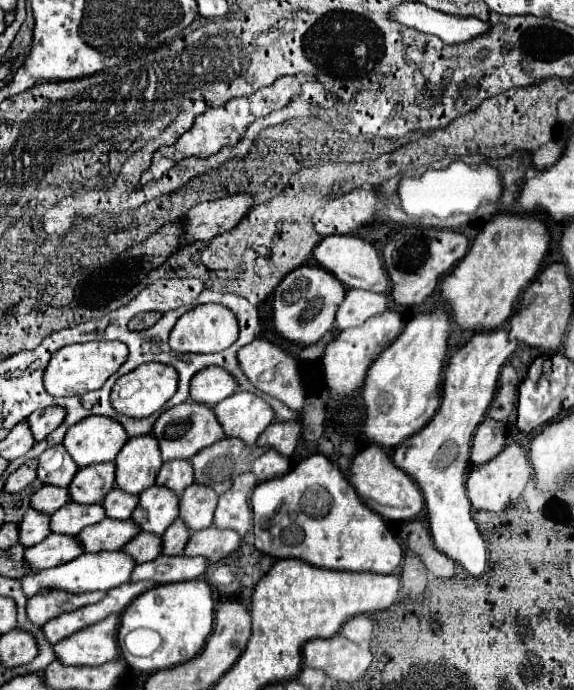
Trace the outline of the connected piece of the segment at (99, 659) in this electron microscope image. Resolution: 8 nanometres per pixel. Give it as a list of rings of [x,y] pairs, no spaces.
[[[110,614],[104,622],[78,630],[70,638],[64,638],[54,646],[60,662],[68,666],[100,666],[118,658],[118,620],[120,616]]]

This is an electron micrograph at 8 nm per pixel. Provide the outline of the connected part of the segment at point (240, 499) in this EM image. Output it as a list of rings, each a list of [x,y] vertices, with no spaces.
[[[252,472],[240,474],[232,488],[218,498],[218,508],[214,514],[214,524],[220,528],[232,528],[238,534],[246,534],[252,528],[252,510],[248,498],[258,484]]]

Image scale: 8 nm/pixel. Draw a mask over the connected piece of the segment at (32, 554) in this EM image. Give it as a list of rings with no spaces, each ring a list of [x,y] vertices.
[[[52,532],[40,544],[26,548],[26,562],[30,564],[32,572],[38,572],[38,570],[46,570],[46,568],[54,568],[64,562],[70,562],[82,552],[84,548],[80,546],[78,536]]]

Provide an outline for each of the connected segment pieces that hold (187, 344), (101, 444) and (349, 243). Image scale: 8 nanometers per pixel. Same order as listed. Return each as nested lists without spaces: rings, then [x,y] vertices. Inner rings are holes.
[[[202,304],[180,316],[176,322],[172,334],[170,334],[170,346],[174,352],[192,352],[192,354],[210,354],[210,352],[222,352],[228,346],[232,346],[238,340],[238,320],[232,310],[228,310],[222,304]]]
[[[88,416],[68,430],[64,448],[74,462],[84,468],[98,462],[112,462],[126,440],[126,428],[114,418]]]
[[[328,236],[324,238],[316,250],[314,250],[314,260],[334,274],[346,288],[362,288],[362,290],[372,290],[380,294],[390,292],[390,276],[384,268],[380,252],[366,240],[358,236]]]

